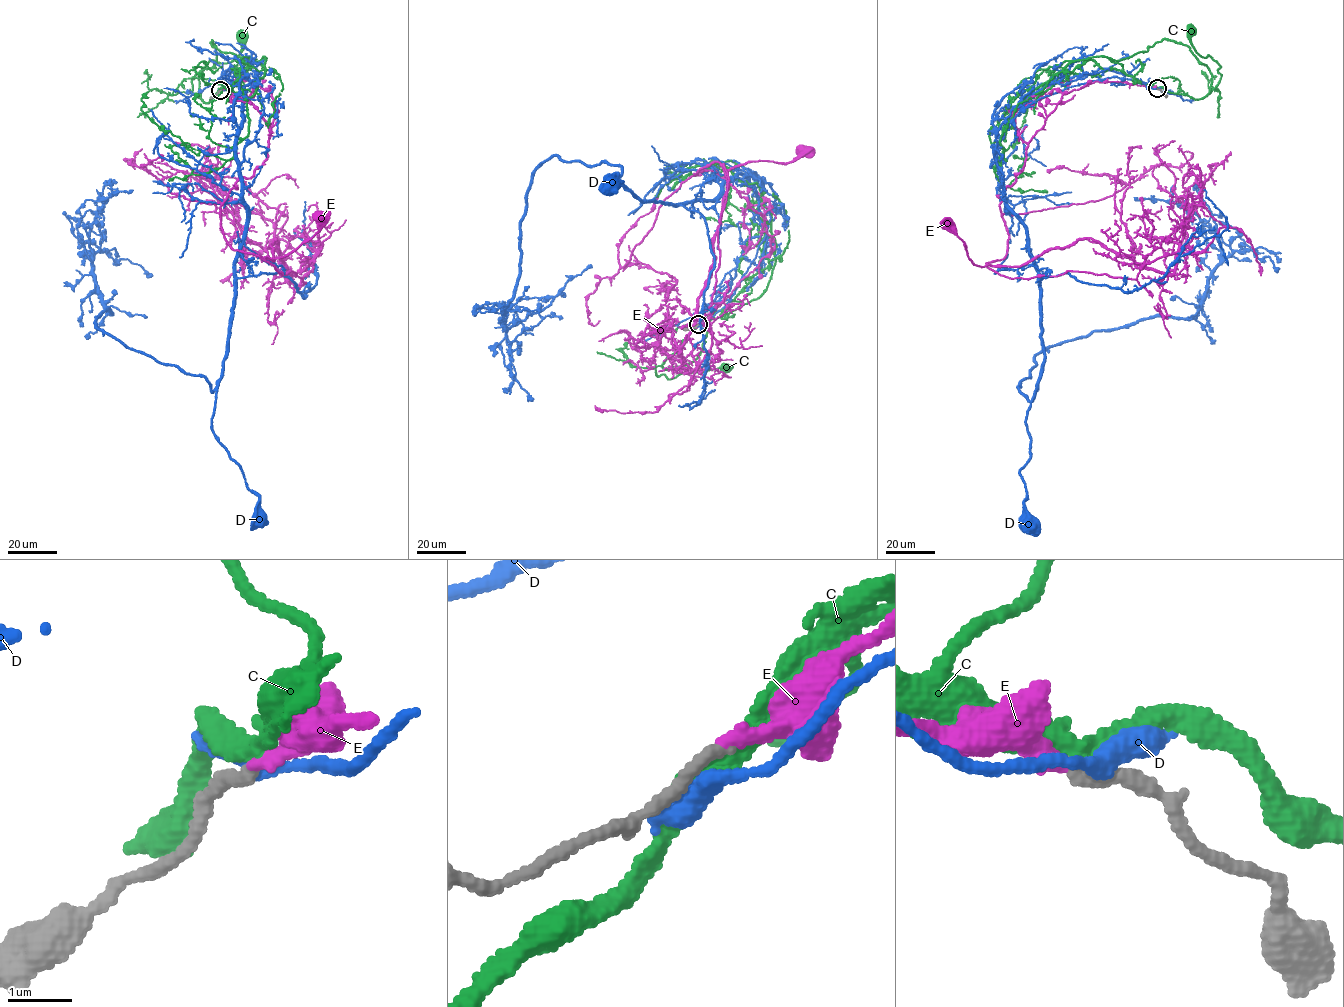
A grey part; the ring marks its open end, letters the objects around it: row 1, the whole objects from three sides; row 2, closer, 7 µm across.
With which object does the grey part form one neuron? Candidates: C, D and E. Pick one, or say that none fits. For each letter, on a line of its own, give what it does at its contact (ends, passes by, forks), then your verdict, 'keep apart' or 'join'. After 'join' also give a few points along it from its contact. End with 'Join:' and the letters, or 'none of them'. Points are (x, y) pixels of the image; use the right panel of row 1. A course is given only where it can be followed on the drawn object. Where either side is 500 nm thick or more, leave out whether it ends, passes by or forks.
C: it passes by; keep apart
D: it passes by; keep apart
E: it ends; join; course (1157, 88), (1094, 81), (1062, 96), (1007, 187), (1000, 205), (1007, 251), (991, 266), (973, 263), (946, 224)
Join: E

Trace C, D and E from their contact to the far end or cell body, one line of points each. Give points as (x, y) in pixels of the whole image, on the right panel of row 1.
C: (1157, 88), (1201, 99), (1210, 93), (1220, 80), (1220, 66), (1209, 56), (1198, 54), (1192, 45), (1190, 31)
D: (1158, 89), (1081, 83), (1015, 107), (997, 132), (1004, 200), (1038, 271), (1044, 365), (1019, 472), (1030, 524)
E: (1157, 88), (1094, 81), (1062, 96), (1007, 187), (1000, 205), (1007, 251), (991, 266), (973, 263), (946, 224)

